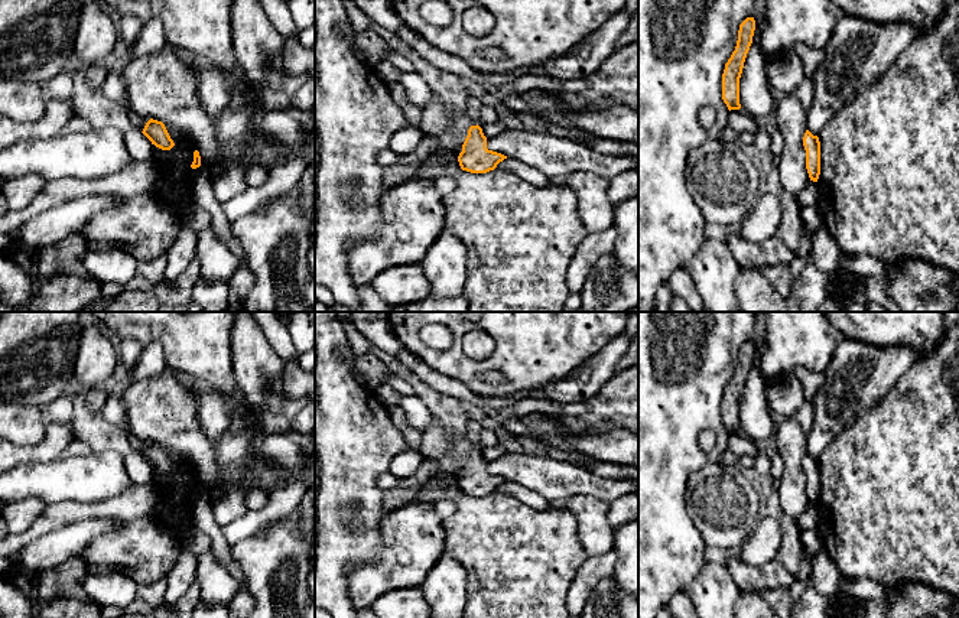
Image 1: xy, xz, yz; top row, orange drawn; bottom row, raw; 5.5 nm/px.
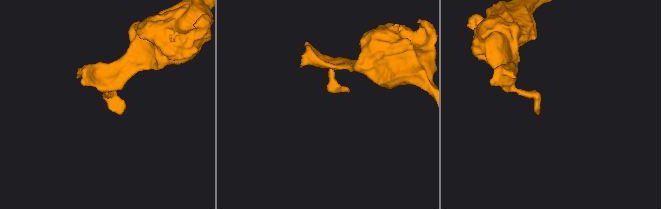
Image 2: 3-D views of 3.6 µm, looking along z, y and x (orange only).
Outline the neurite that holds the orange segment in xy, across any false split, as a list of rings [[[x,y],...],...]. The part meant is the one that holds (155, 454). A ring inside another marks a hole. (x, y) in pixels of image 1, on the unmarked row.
[[[150,442],[142,455],[156,471],[170,474],[175,466],[162,445]]]

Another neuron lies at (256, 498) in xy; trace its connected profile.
[[[253,488],[246,494],[246,504],[251,511],[260,511],[270,501],[270,488]]]

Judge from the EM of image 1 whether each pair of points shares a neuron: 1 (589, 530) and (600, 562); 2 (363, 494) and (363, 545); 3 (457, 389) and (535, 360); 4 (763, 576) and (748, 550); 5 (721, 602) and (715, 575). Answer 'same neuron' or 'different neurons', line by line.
1: different neurons
2: same neuron
3: different neurons
4: different neurons
5: same neuron

